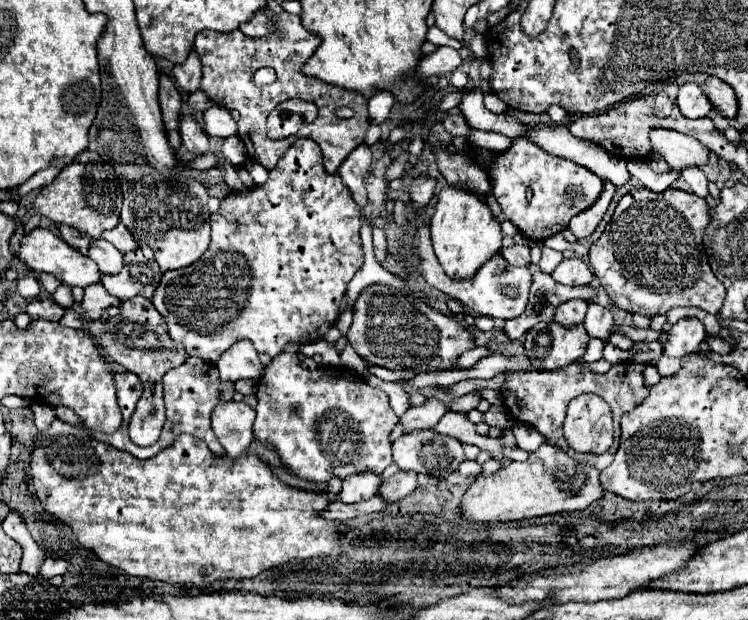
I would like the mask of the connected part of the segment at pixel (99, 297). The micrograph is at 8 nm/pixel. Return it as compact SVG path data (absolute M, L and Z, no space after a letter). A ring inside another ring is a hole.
M98 282L98 284L90 284L84 288L84 298L80 302L80 308L82 308L82 318L84 320L96 320L100 318L100 312L106 310L108 306L118 306L118 298L110 296L104 286Z

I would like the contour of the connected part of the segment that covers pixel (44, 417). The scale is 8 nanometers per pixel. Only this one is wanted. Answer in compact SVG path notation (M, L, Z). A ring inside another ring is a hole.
M32 404L30 408L34 410L34 424L36 424L36 428L38 428L40 432L48 430L50 424L52 424L52 420L56 418L54 410L52 410L50 406L44 406L44 404Z

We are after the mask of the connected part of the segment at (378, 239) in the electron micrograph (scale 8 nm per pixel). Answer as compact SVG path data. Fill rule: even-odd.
M374 228L372 236L374 236L374 254L376 254L376 260L382 264L388 258L388 246L386 246L384 230L382 228Z

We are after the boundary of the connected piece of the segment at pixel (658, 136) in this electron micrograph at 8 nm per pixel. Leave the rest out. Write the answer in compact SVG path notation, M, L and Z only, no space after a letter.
M652 128L650 130L652 152L670 164L674 170L682 170L684 166L702 166L708 162L708 150L686 134L668 128Z

